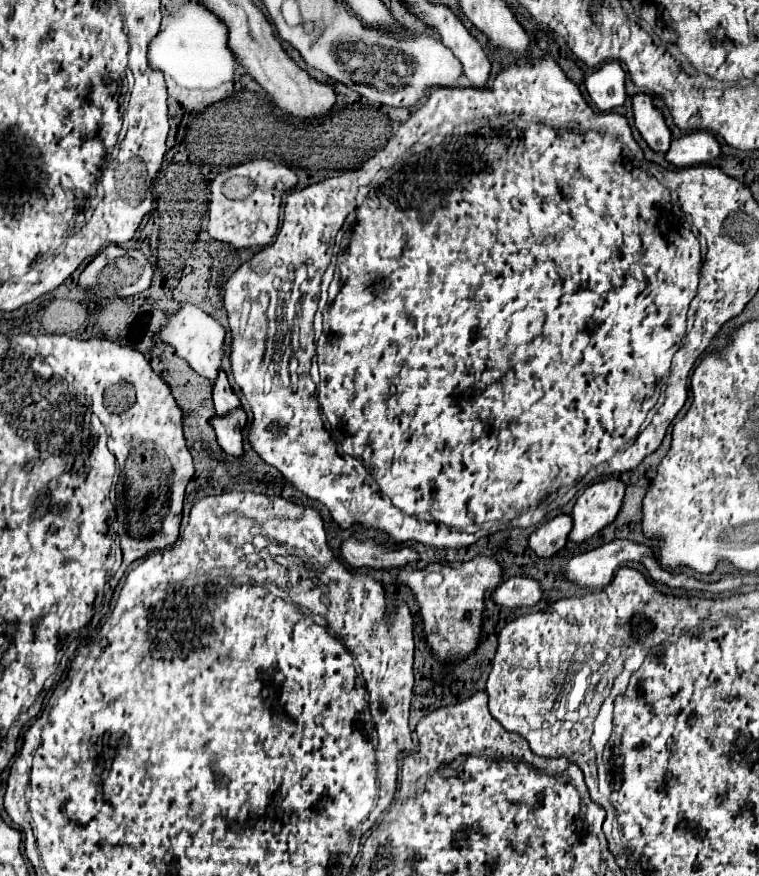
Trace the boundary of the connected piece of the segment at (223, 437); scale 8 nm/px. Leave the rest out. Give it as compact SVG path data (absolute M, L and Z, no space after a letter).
M232 409L228 415L216 415L210 419L220 447L228 455L240 457L242 451L242 429L246 425L246 413L244 409Z

